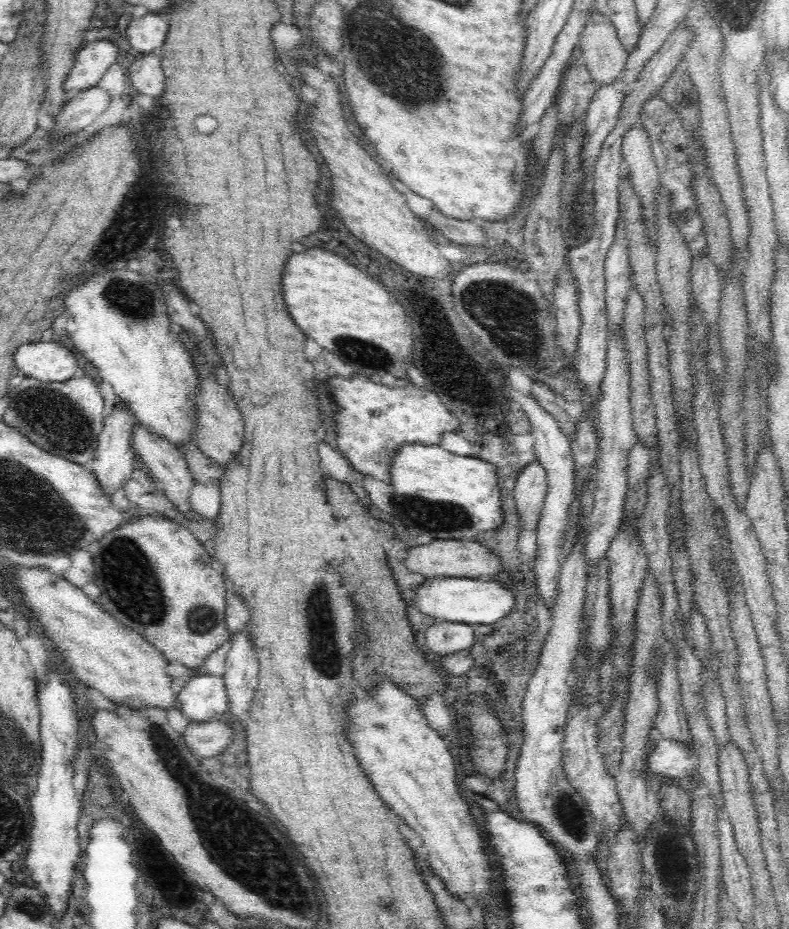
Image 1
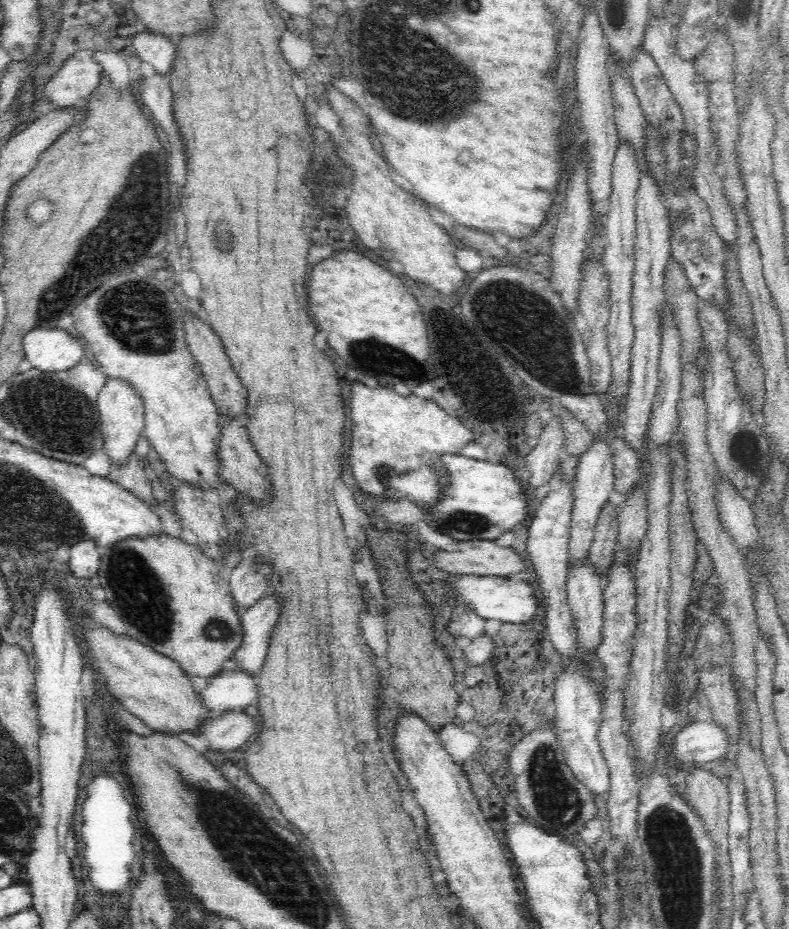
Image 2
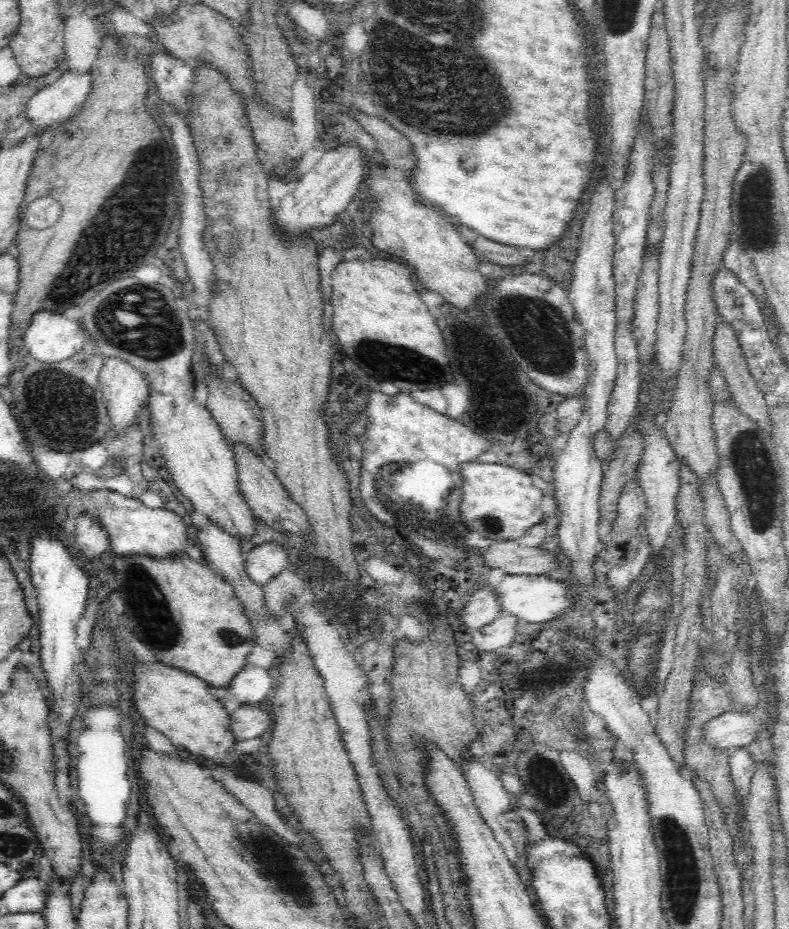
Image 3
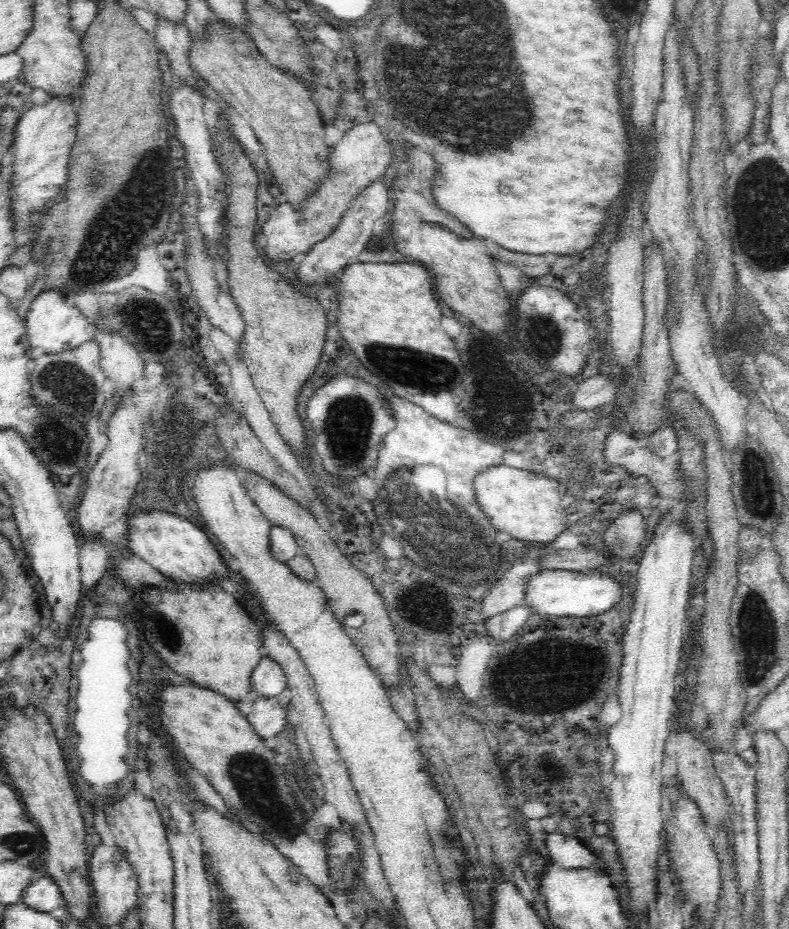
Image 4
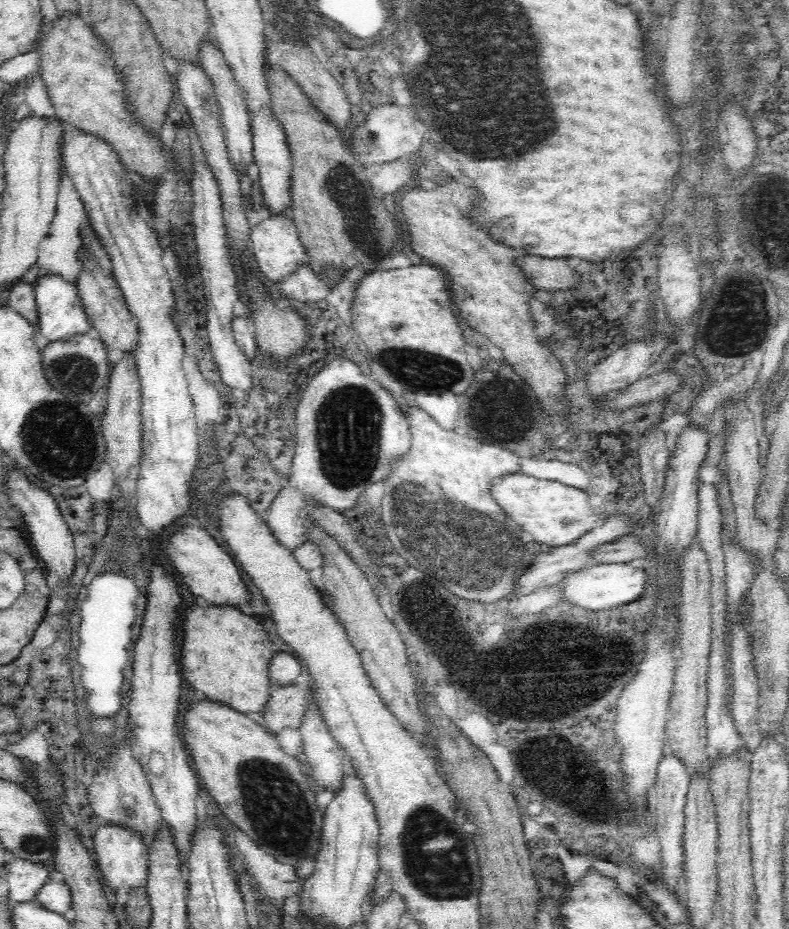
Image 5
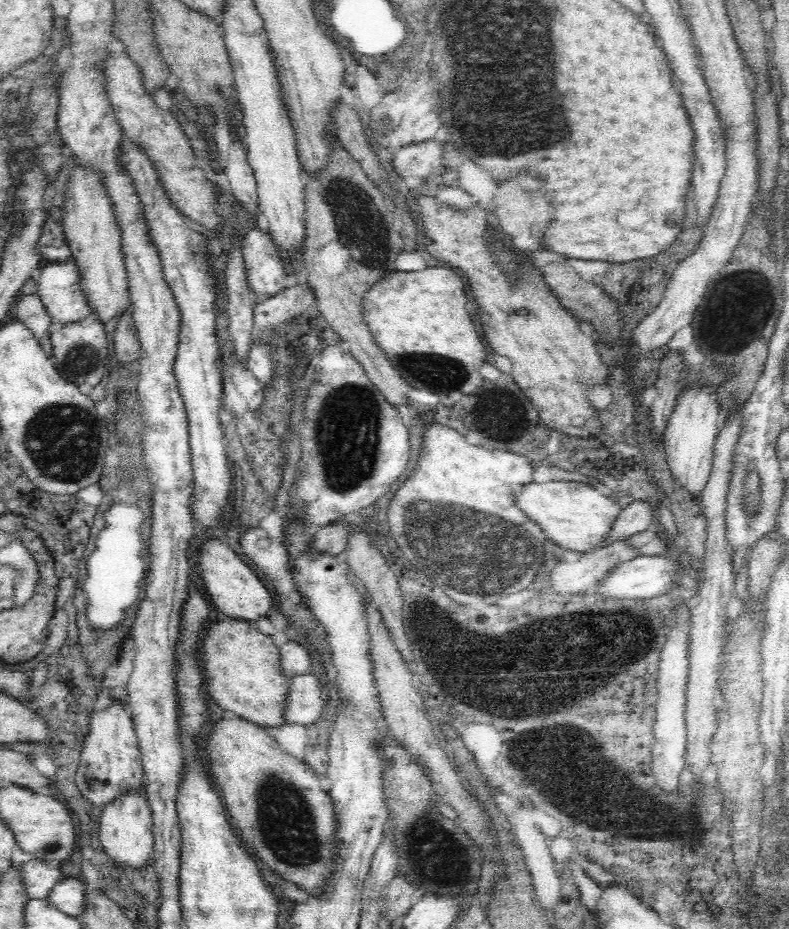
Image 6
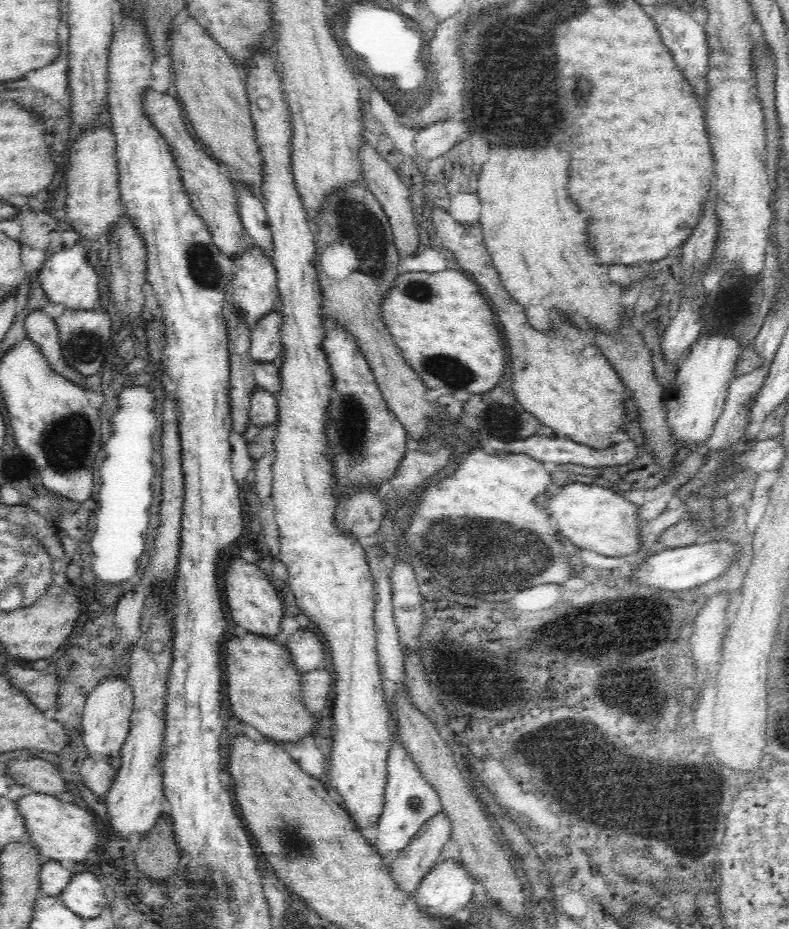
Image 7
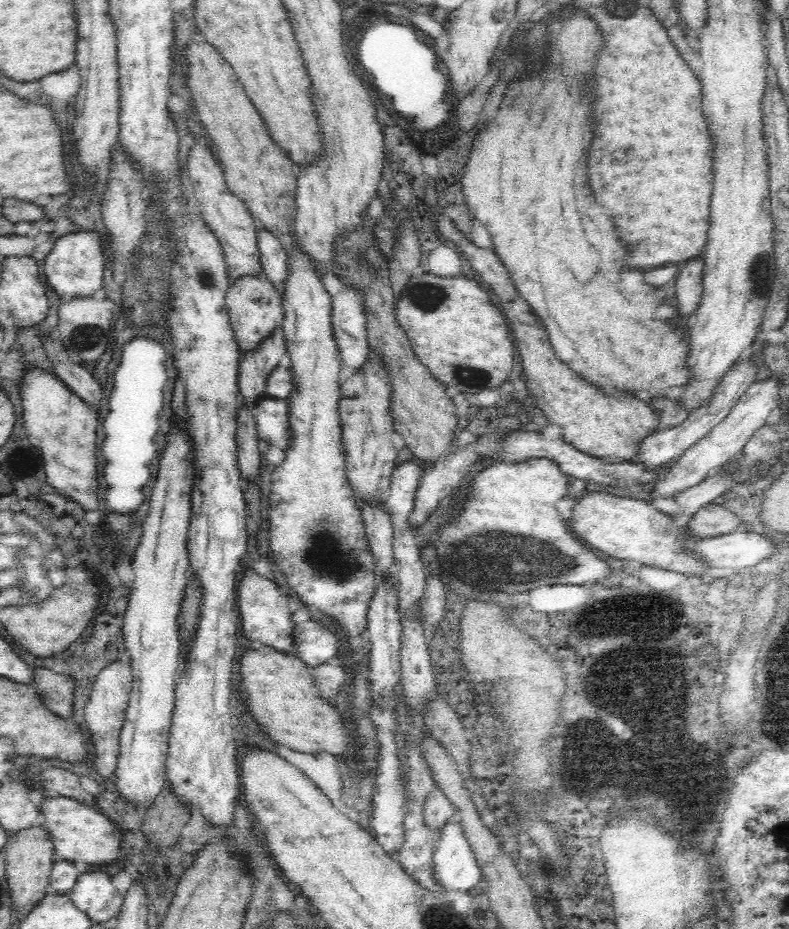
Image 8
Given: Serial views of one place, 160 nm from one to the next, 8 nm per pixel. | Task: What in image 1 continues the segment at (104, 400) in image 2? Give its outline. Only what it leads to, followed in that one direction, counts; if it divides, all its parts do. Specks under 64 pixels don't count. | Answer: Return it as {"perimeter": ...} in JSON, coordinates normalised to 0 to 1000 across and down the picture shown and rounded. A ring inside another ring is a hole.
{"perimeter":[[[144,439],[136,450],[131,451],[131,462],[124,473],[124,480],[117,493],[114,508],[119,510],[124,522],[132,526],[137,535],[144,534],[150,527],[156,525],[158,519],[166,515],[176,502],[171,484],[165,479],[165,467],[167,467],[170,449],[162,442]]]}

